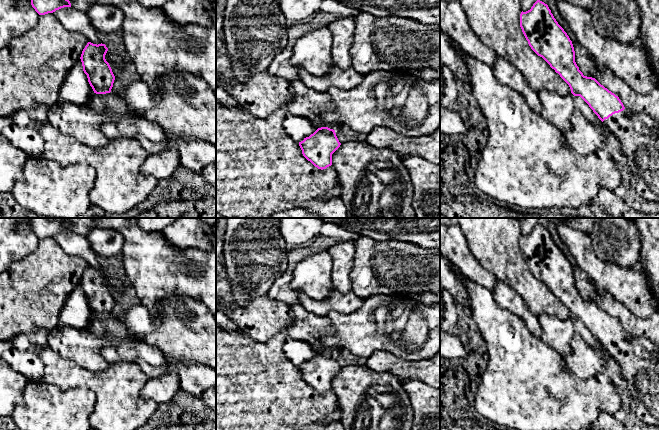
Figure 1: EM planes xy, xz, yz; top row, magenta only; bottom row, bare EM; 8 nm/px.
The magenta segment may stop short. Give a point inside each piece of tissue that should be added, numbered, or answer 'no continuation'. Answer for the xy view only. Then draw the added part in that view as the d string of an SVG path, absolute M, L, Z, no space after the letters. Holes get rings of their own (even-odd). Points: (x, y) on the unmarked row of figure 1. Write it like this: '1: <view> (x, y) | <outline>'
no continuation

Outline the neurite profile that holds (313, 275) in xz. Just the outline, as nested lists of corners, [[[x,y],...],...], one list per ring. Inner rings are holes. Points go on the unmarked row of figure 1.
[[[327,251],[304,258],[297,263],[292,271],[293,278],[289,284],[290,289],[294,292],[303,292],[314,300],[323,300],[334,289],[332,282],[332,265],[332,257]]]

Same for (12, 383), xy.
[[[0,358],[0,416],[11,416],[17,405],[24,405],[27,378]]]

